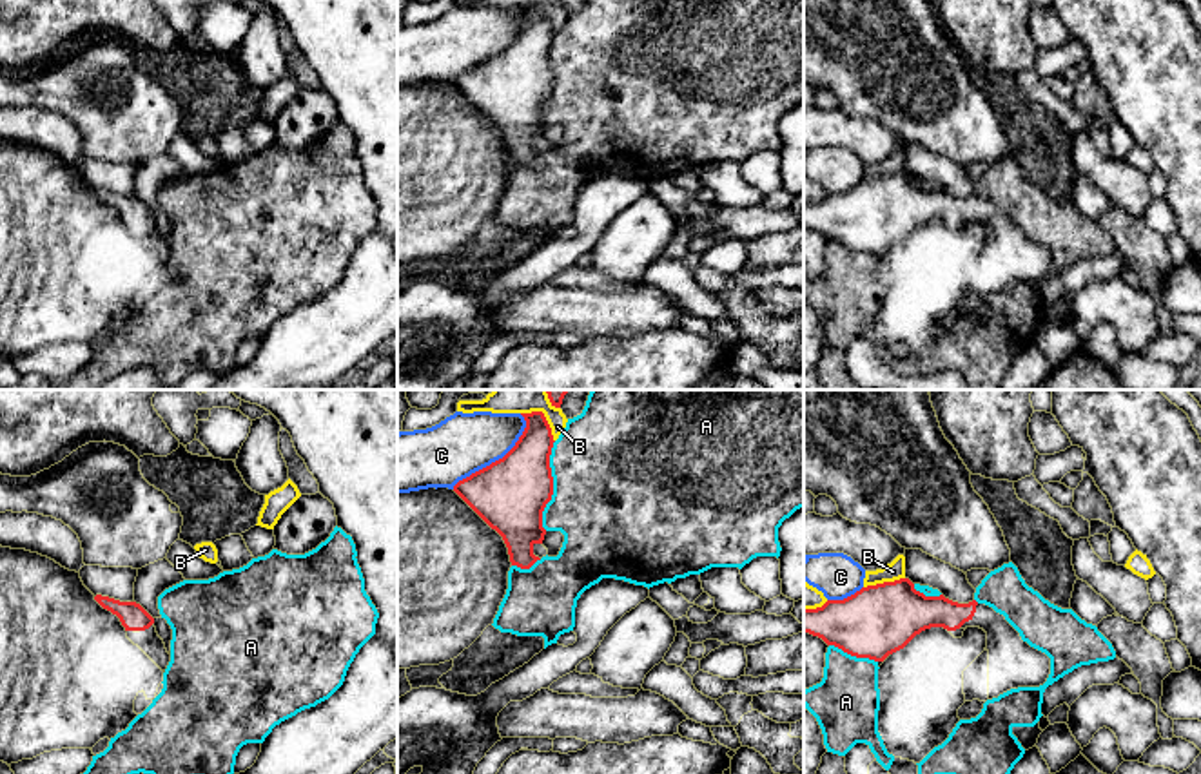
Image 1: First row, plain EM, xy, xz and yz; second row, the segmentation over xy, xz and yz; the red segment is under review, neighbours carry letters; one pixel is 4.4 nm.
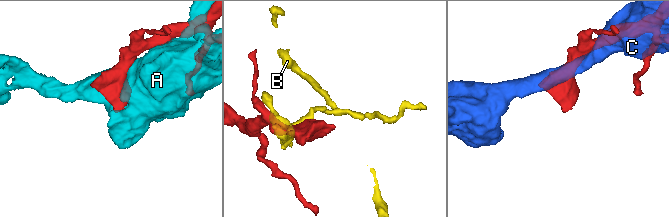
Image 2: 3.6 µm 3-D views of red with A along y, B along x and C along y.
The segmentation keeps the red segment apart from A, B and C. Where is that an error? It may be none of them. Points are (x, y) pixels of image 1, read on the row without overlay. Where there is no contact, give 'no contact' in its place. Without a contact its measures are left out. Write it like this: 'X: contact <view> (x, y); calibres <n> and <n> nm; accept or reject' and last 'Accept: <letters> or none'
A: contact xz (552, 80); calibres 320 and 500 nm; reject
B: contact xz (545, 11); calibres 220 and 80 nm; reject
C: contact xz (499, 53); calibres 320 and 280 nm; reject
Accept: none

